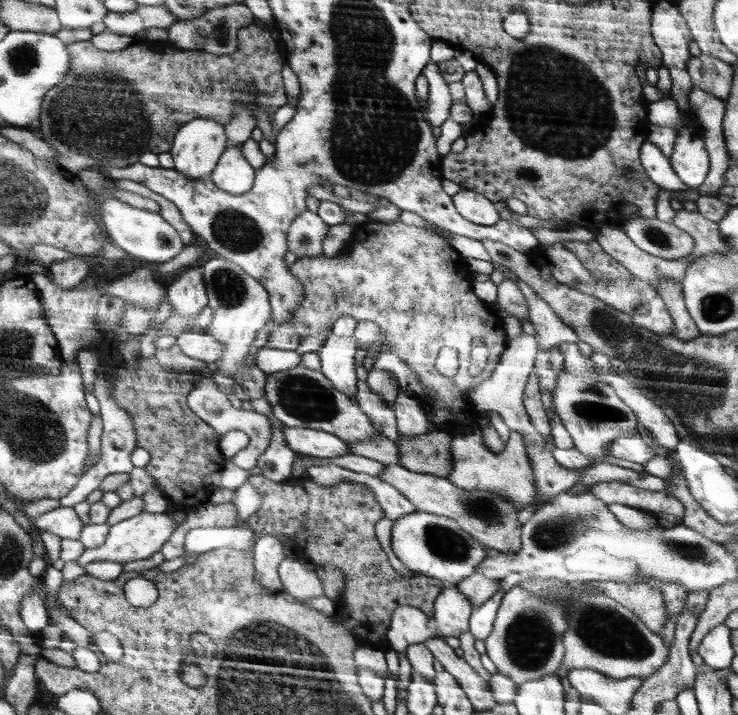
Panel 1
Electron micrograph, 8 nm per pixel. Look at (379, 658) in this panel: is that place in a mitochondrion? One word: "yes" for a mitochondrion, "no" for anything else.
no

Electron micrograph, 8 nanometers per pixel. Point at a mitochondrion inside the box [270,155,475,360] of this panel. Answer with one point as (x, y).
(305, 240)

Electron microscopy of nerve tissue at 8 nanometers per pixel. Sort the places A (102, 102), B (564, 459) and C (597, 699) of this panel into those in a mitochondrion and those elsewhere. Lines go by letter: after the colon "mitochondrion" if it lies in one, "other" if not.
A: mitochondrion
B: other
C: other

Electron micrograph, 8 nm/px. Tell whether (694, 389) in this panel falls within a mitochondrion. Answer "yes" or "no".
yes

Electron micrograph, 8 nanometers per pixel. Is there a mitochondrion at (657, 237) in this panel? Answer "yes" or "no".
yes

